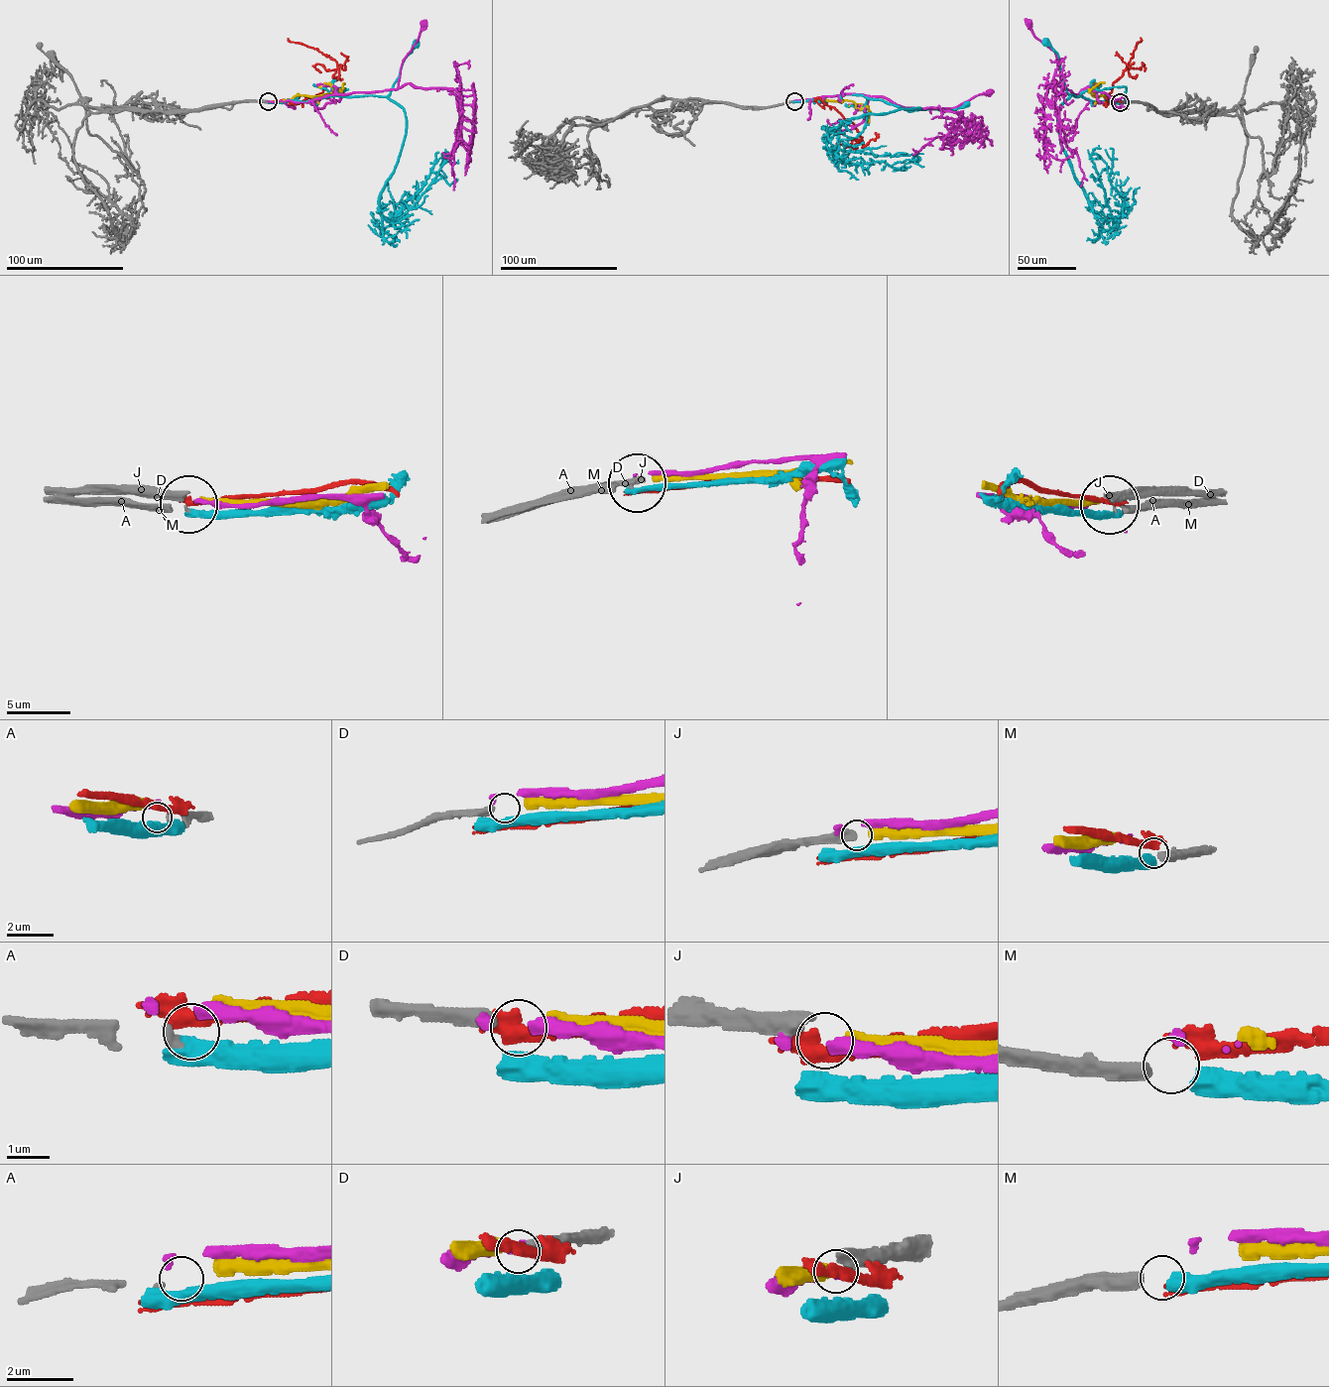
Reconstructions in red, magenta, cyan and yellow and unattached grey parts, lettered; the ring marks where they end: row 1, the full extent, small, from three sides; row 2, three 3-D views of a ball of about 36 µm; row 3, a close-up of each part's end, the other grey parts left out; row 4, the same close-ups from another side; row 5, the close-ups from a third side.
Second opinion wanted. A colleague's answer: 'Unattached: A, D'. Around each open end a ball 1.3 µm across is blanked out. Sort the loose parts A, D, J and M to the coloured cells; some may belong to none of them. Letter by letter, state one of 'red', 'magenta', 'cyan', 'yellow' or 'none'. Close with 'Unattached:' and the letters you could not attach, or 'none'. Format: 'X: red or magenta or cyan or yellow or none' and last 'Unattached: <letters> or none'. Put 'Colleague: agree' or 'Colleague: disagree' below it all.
A: none
D: none
J: yellow
M: cyan
Unattached: A, D
Colleague: agree

